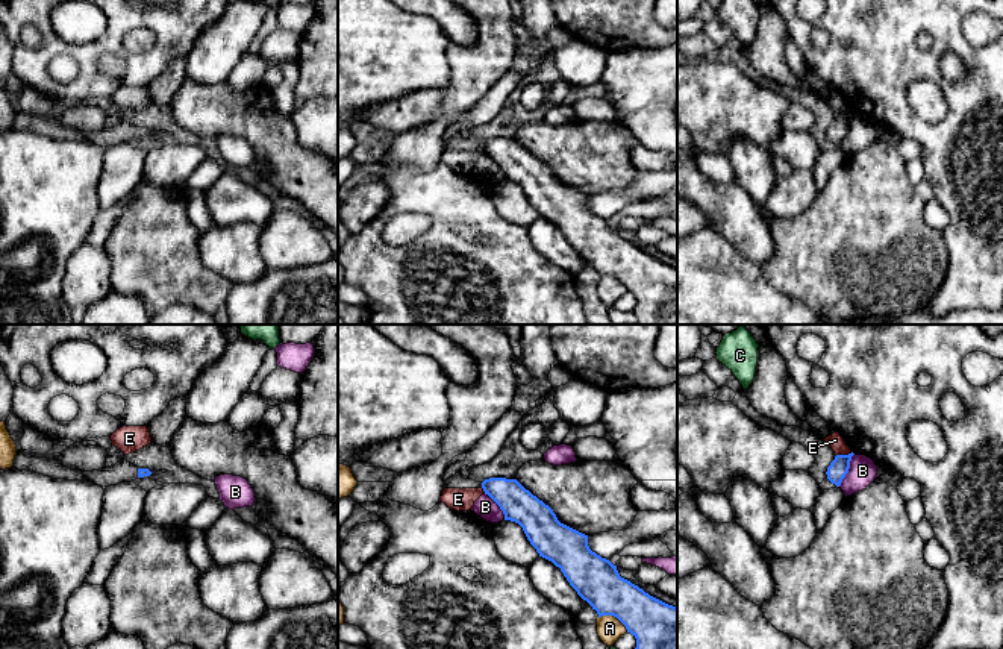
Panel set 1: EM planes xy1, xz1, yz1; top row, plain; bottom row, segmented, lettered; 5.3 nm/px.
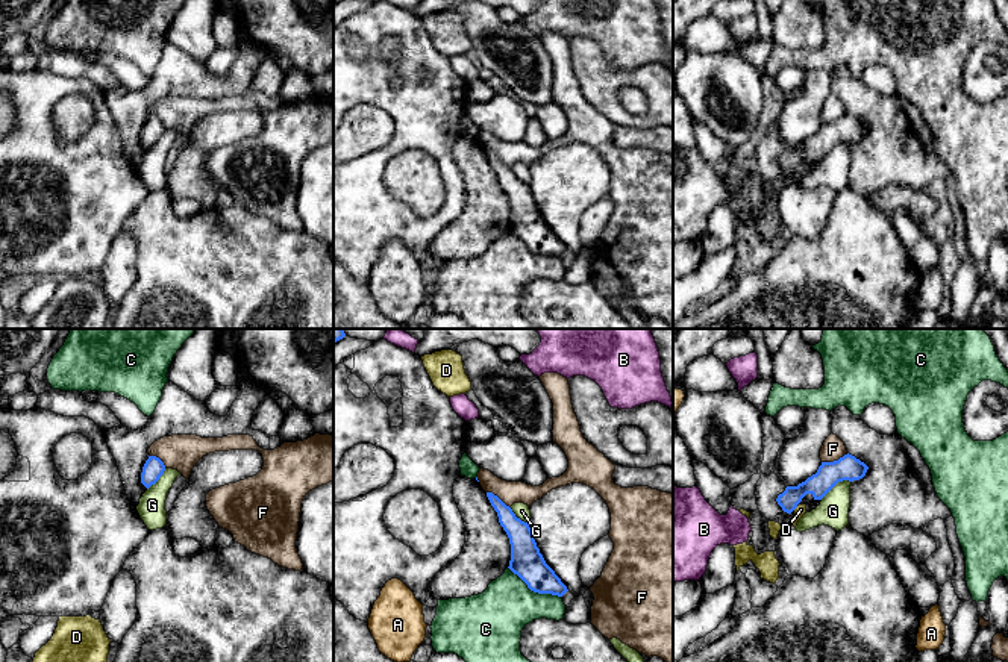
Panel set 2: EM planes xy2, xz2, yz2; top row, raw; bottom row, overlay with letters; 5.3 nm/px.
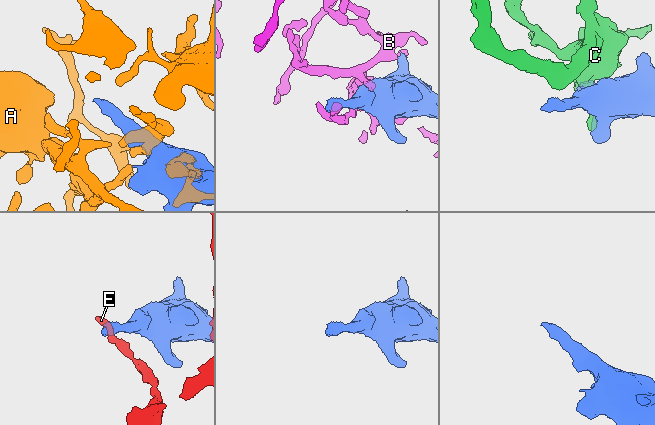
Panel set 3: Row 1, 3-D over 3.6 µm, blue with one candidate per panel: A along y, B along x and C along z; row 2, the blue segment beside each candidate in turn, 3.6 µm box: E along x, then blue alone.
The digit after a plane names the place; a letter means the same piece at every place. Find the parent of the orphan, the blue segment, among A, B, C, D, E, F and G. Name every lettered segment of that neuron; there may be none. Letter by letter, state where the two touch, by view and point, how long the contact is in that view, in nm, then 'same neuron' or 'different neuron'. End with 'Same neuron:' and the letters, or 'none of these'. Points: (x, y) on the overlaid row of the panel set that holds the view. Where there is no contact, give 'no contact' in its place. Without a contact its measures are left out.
A: xz1 (614, 616) | 180 nm | different neuron
B: yz1 (847, 470) | 190 nm | different neuron
C: xz2 (534, 591) | 320 nm | different neuron
D: yz2 (795, 508) | 40 nm | different neuron
E: yz1 (844, 455) | 90 nm | different neuron
F: yz2 (834, 461) | 150 nm | different neuron
G: yz2 (835, 484) | 190 nm | different neuron
Same neuron: none of these

